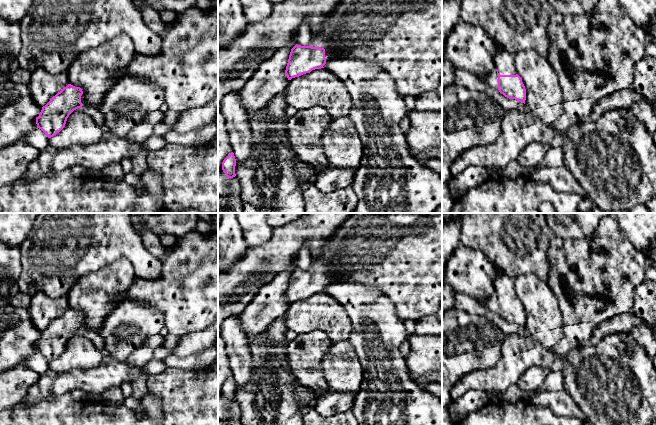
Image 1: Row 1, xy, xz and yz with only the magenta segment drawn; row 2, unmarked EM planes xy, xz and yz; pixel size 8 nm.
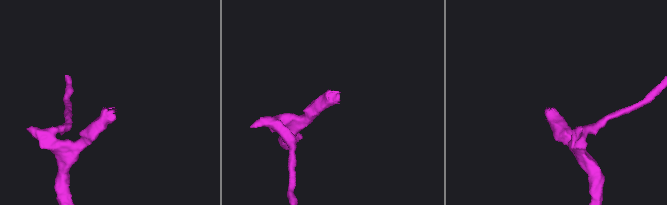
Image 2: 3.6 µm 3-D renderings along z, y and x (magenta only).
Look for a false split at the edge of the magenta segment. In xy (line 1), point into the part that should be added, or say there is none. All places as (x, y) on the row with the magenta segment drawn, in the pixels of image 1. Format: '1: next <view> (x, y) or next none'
1: next none

